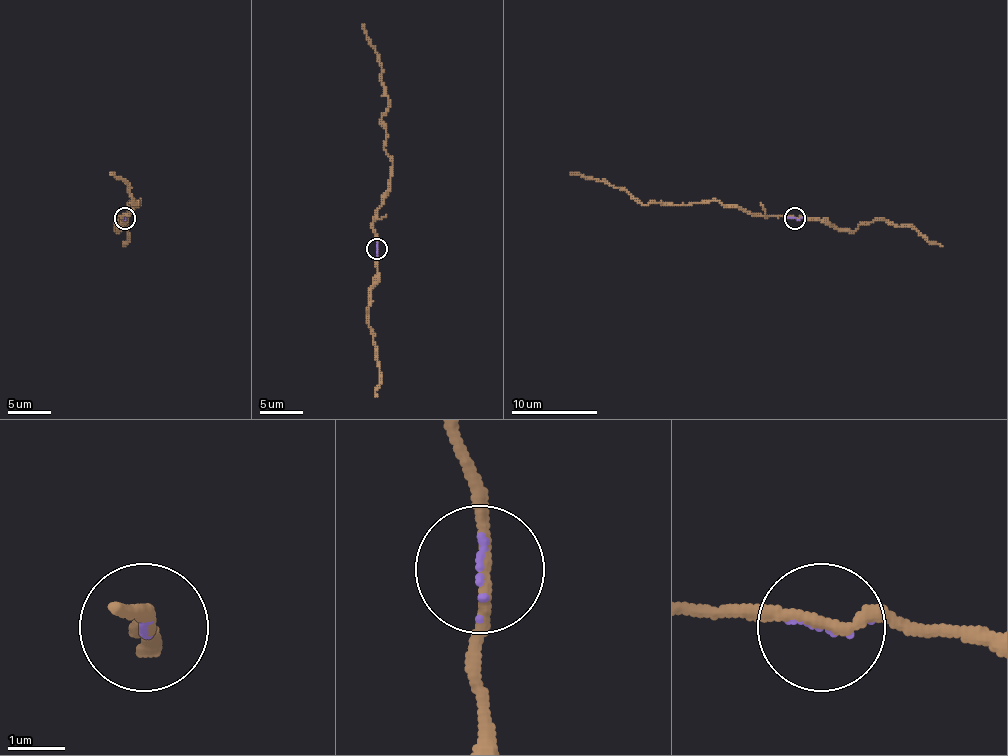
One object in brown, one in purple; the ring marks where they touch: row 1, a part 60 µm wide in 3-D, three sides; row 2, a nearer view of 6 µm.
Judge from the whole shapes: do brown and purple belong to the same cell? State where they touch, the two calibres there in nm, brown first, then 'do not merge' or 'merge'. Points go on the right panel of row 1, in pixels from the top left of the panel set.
at (794, 218); 170 nm thick on the brown side, 80 nm on the other; merge

